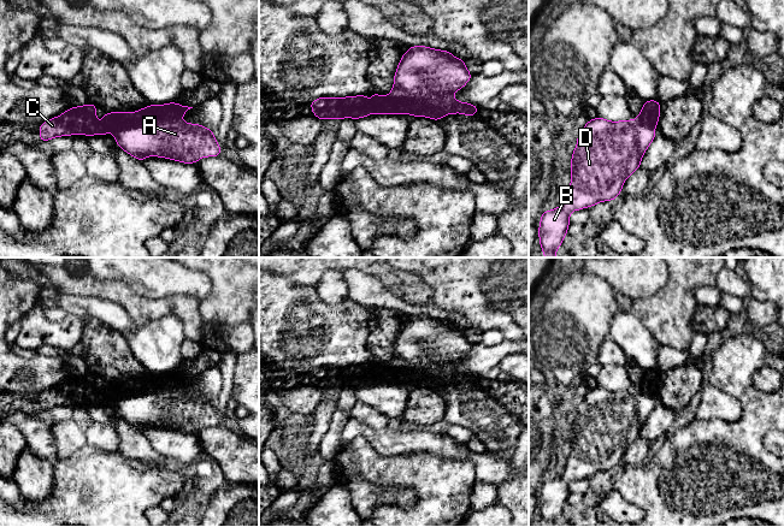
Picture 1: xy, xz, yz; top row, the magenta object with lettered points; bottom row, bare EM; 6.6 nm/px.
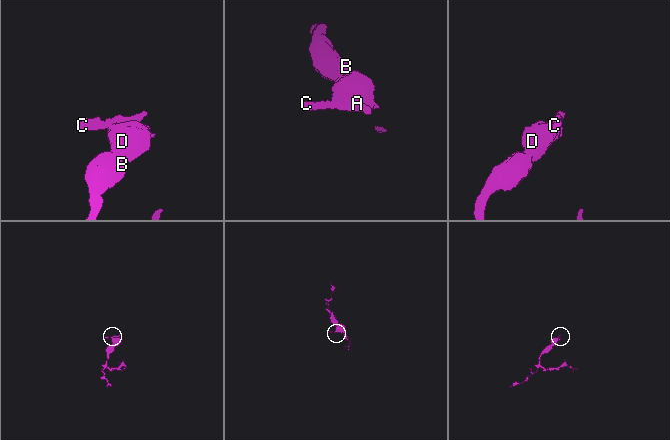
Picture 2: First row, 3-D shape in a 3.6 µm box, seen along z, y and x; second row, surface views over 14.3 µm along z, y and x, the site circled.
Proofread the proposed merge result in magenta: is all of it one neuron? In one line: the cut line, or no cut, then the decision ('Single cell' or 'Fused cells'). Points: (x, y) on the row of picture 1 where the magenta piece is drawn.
Split along xy (180, 119), (135, 122), (130, 125), (122, 125), (113, 132). Fused cells

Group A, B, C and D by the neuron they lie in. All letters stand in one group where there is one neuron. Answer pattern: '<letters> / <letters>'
A B D / C

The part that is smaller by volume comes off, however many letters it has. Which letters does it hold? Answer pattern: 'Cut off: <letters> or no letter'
Cut off: C

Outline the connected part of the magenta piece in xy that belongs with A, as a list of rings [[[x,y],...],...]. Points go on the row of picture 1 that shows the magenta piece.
[[[182,120],[145,124],[136,122],[114,132],[114,141],[124,152],[140,161],[146,156],[160,156],[195,164],[201,158],[213,158],[222,153],[213,131],[204,125]]]

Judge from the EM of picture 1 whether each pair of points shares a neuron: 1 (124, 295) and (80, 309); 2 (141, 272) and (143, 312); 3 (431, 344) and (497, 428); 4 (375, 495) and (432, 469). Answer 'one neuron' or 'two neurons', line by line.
1: two neurons
2: two neurons
3: one neuron
4: two neurons

